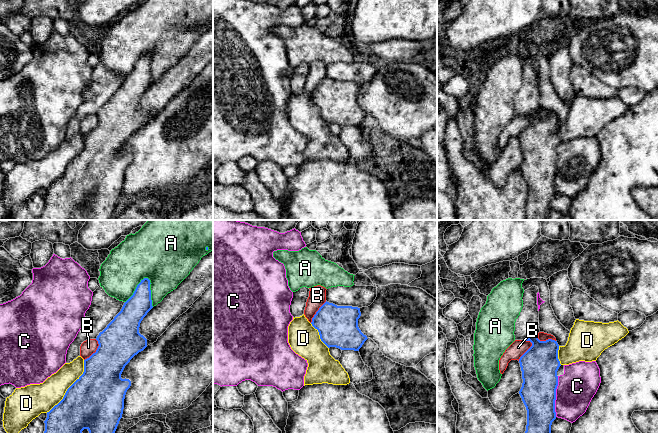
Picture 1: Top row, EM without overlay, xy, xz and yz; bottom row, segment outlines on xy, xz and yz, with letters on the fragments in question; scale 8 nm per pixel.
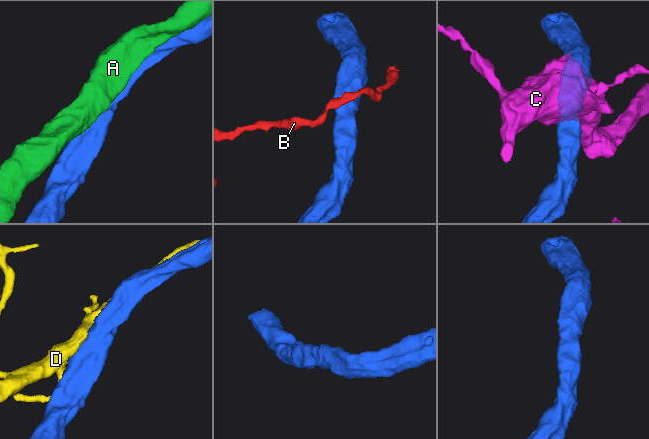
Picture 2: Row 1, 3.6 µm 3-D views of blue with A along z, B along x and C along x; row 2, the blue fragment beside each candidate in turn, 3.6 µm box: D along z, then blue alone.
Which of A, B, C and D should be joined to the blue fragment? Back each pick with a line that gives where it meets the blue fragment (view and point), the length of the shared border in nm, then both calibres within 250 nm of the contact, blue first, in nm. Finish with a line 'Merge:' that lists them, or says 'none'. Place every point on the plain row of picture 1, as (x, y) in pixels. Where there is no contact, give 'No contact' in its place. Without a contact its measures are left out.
B: Touches blue at xy (96, 127). Shared border 200 nm. Thickness 320 nm (blue) against 120 nm
Merge: B

